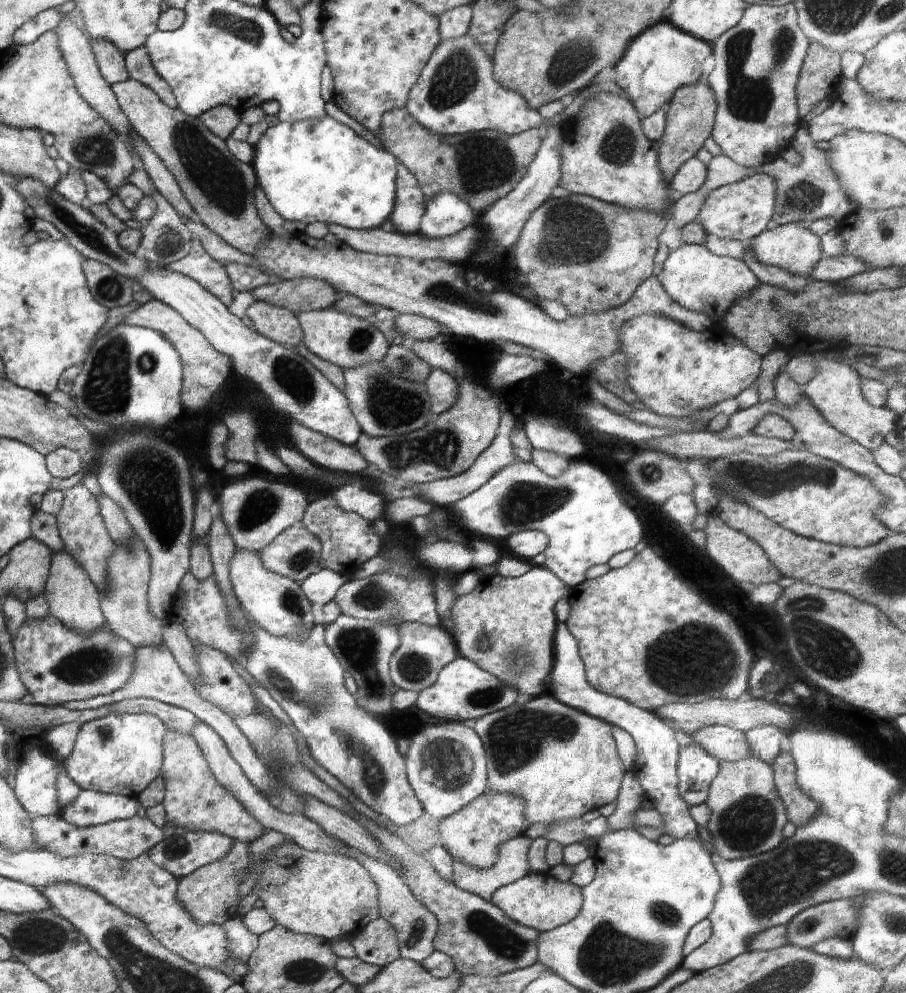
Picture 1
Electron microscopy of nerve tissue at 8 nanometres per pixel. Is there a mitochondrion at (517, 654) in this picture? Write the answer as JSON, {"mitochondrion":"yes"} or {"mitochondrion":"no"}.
{"mitochondrion":"yes"}

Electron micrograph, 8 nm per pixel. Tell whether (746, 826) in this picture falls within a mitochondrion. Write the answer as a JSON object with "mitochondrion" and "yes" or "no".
{"mitochondrion":"yes"}

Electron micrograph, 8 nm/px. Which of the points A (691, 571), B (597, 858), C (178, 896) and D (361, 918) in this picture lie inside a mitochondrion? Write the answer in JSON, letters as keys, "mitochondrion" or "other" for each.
{"A":"other","B":"other","C":"other","D":"other"}

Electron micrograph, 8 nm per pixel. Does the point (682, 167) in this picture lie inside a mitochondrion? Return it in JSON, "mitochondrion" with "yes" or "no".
{"mitochondrion":"no"}

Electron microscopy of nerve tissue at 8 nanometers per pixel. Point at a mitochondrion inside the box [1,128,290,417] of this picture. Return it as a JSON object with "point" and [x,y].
{"point":[92,237]}

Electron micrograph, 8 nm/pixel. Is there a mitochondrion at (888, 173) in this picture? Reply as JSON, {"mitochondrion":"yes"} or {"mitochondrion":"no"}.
{"mitochondrion":"no"}

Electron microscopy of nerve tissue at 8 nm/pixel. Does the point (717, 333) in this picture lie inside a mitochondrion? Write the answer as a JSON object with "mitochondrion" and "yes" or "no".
{"mitochondrion":"no"}

